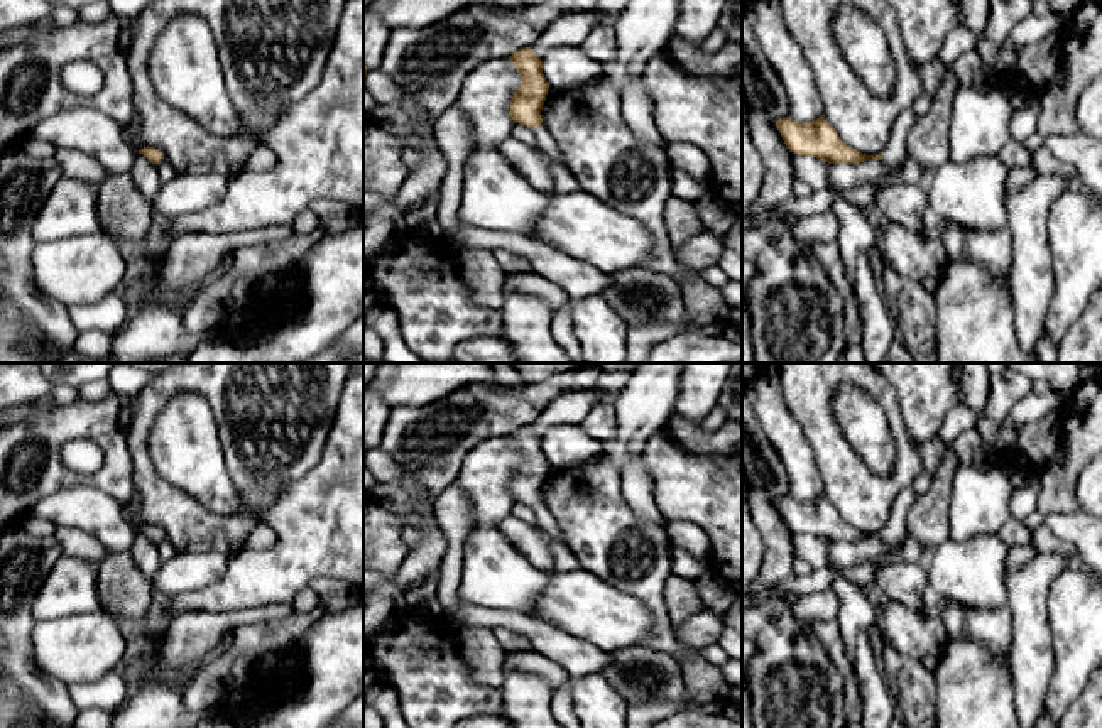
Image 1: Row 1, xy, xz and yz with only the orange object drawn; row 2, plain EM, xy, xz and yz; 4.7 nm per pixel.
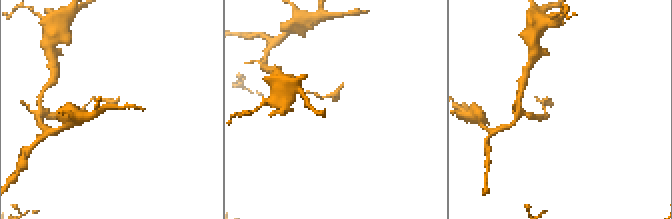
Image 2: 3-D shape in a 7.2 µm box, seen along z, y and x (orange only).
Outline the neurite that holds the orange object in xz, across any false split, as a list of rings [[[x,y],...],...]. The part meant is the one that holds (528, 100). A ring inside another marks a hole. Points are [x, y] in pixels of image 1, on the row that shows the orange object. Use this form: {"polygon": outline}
{"polygon": [[[532,46],[509,56],[514,68],[521,76],[521,84],[514,91],[510,101],[510,117],[514,123],[526,125],[536,135],[536,147],[565,164],[558,142],[549,130],[543,125],[541,110],[546,101],[549,83],[543,74],[543,61],[536,56]]]}

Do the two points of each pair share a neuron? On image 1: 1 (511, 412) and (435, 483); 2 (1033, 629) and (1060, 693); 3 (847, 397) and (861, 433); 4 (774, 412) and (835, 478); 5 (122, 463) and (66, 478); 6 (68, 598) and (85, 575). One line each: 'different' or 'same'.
1: same
2: different
3: same
4: different
5: same
6: same

